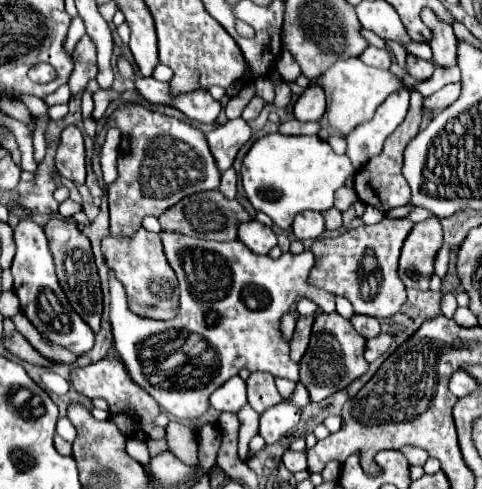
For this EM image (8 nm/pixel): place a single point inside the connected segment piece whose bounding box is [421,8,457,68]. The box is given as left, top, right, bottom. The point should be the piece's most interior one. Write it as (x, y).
(444, 44)

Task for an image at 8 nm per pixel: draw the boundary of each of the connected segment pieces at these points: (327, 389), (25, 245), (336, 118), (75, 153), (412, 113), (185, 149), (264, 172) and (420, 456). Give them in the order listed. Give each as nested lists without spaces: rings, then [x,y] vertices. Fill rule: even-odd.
[[[337,312],[315,316],[309,348],[299,360],[299,382],[307,388],[311,402],[321,402],[329,398],[333,392],[347,388],[353,380],[361,378],[367,372],[369,362],[363,358],[365,344],[367,340],[357,334],[351,322],[341,318]]]
[[[21,218],[21,222],[15,228],[15,242],[17,242],[17,252],[11,264],[11,272],[15,278],[13,290],[21,300],[21,312],[49,342],[61,344],[71,352],[75,352],[77,356],[87,354],[95,344],[95,334],[81,320],[81,316],[69,306],[65,292],[59,286],[53,256],[43,226],[39,226],[31,218]]]
[[[359,58],[339,60],[335,62],[323,76],[319,76],[313,84],[319,84],[325,88],[327,94],[327,118],[333,130],[347,136],[355,126],[367,122],[373,118],[379,104],[393,92],[401,90],[405,84],[391,72],[391,70],[379,70],[373,66],[363,64]]]
[[[67,126],[55,154],[57,172],[75,184],[85,184],[85,146],[83,134],[75,126]]]
[[[411,92],[411,106],[409,106],[409,114],[403,120],[403,124],[397,128],[397,132],[389,134],[389,140],[385,140],[383,152],[373,156],[373,160],[367,160],[363,164],[363,168],[355,174],[355,192],[357,192],[357,196],[361,198],[363,204],[369,204],[369,206],[381,210],[383,214],[387,214],[389,210],[393,210],[397,206],[409,204],[411,188],[401,174],[403,150],[405,150],[405,144],[409,144],[409,140],[413,140],[413,136],[417,136],[419,126],[421,126],[421,118],[423,118],[423,96],[419,92]],[[369,188],[373,192],[371,198],[369,198]]]
[[[133,104],[115,110],[107,122],[107,128],[111,126],[123,132],[117,166],[119,176],[107,188],[113,236],[133,236],[145,216],[165,212],[181,198],[195,192],[217,190],[221,172],[209,152],[203,130]]]
[[[279,132],[255,140],[243,158],[241,168],[243,188],[253,208],[271,216],[283,230],[287,230],[293,224],[295,214],[303,210],[325,212],[333,208],[335,190],[345,186],[351,174],[355,174],[351,160],[335,154],[319,136],[285,136]]]
[[[403,446],[401,452],[405,454],[405,458],[407,458],[413,466],[423,466],[425,460],[429,458],[423,448],[415,448],[415,446]]]

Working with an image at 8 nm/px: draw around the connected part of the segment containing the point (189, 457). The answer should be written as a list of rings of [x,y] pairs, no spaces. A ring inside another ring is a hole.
[[[173,420],[165,428],[165,436],[167,436],[171,452],[179,460],[183,460],[189,466],[197,464],[197,438],[195,438],[195,432],[189,426]]]

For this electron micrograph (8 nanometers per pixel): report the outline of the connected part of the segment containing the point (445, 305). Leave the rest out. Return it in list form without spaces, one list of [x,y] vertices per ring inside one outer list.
[[[447,292],[447,294],[443,294],[443,298],[441,298],[441,310],[443,310],[443,314],[445,314],[447,318],[453,318],[453,314],[455,314],[455,310],[457,310],[455,292]]]

